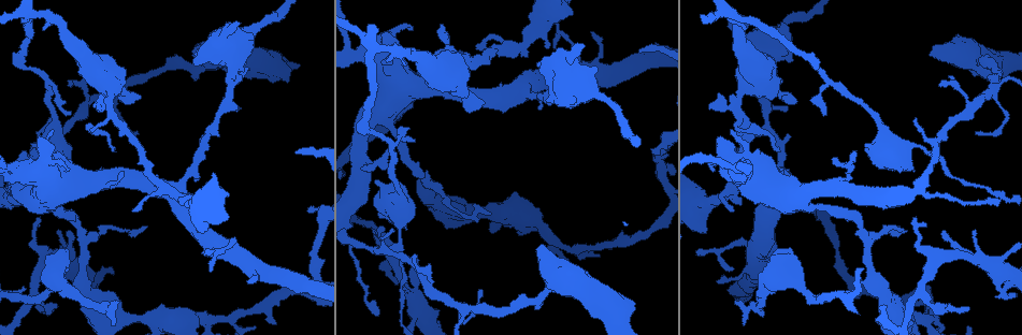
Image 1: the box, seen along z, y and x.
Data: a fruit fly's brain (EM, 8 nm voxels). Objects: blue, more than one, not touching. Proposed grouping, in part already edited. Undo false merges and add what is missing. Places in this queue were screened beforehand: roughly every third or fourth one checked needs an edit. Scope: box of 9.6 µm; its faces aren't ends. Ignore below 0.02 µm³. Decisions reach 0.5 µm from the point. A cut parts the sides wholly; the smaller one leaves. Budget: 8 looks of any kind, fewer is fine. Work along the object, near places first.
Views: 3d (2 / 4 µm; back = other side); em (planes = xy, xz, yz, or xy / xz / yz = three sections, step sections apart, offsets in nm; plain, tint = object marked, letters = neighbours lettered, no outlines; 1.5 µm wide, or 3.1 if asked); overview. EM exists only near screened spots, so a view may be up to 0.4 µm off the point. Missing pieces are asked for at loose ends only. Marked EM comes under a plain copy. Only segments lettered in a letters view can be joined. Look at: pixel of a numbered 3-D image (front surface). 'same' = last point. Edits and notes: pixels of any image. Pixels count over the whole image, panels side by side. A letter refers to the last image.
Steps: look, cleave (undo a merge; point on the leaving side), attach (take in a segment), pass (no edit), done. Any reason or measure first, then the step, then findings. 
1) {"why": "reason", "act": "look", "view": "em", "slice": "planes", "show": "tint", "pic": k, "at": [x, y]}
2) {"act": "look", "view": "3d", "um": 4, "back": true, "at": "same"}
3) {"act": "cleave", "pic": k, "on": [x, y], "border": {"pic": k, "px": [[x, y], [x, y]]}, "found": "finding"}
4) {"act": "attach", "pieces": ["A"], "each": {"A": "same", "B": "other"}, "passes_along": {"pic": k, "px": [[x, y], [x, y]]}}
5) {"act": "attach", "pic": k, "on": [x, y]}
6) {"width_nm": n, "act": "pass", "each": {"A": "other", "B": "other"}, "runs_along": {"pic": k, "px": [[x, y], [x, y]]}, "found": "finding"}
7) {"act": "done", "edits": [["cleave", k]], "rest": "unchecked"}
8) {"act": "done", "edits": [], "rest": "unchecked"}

{"why": "thin end", "act": "look", "view": "3d", "um": 4, "pic": 1, "at": [124, 174]}

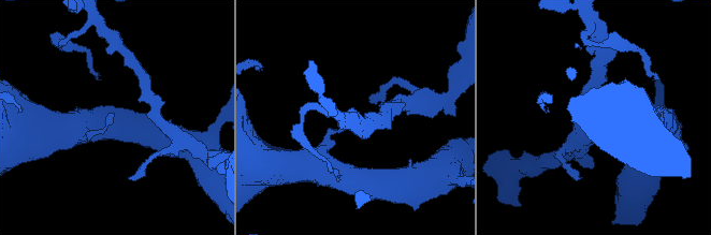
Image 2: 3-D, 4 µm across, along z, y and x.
{"why": "now the EM", "act": "look", "view": "em", "slice": "planes", "show": "letters", "pic": 2, "at": [114, 113]}

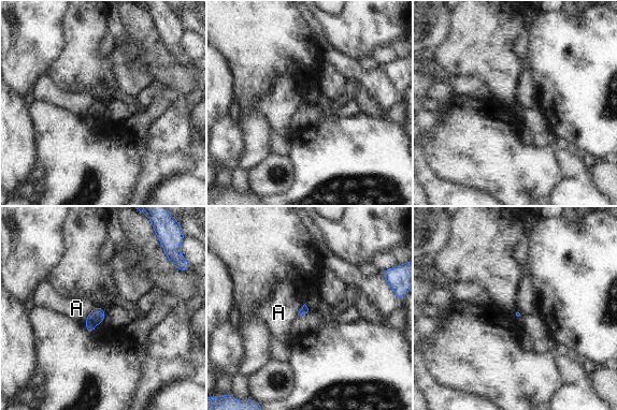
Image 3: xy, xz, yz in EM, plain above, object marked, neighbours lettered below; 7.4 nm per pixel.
{"act": "pass", "each": {"A": "other"}, "border": {"pic": 3, "px": [[95, 306], [84, 321]]}, "found": "no lettered segment goes on from it"}

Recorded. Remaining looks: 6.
{"why": "an open end", "act": "look", "view": "em", "slice": "yz", "step": 8, "show": "tint", "pic": 1, "at": [94, 107]}

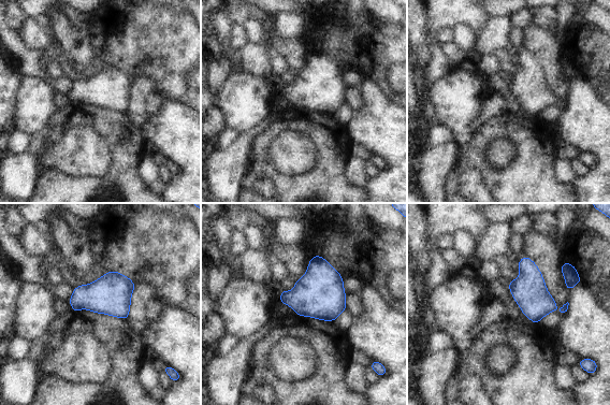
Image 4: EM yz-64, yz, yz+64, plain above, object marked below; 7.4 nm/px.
{"why": "cut it another way", "act": "look", "view": "em", "slice": "planes", "show": "letters", "at": "same"}

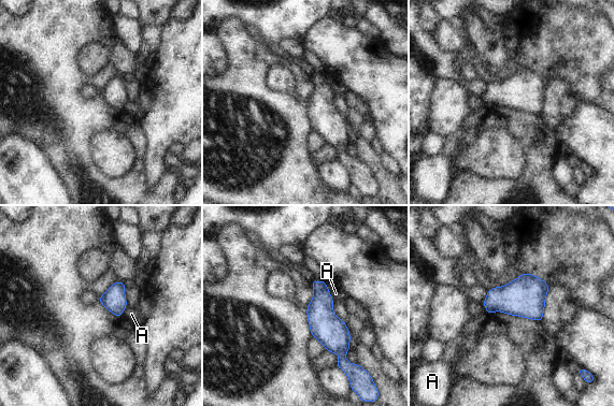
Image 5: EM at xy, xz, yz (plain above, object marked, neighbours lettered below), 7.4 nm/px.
{"act": "pass", "each": {"A": "other"}, "found": "no lettered segment goes on from it"}

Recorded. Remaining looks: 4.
{"act": "look", "view": "3d", "um": 4, "pic": 1, "at": [410, 29]}

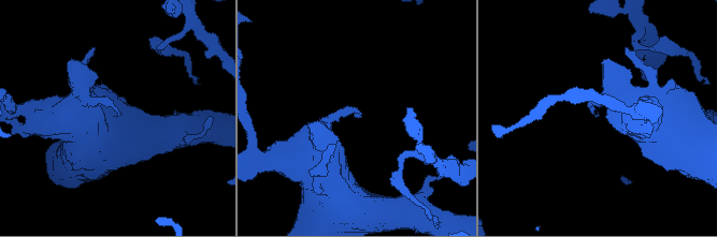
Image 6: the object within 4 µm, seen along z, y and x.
{"act": "look", "view": "em", "slice": "planes", "show": "letters", "pic": 6, "at": [359, 117]}

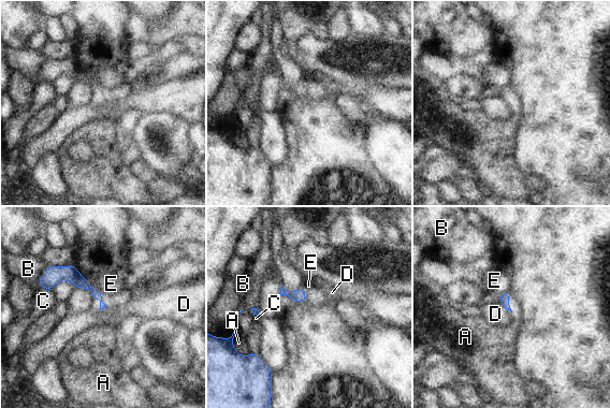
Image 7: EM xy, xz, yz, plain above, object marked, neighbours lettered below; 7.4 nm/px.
{"act": "pass", "each": {"A": "other", "B": "other", "C": "other", "D": "other", "E": "other"}, "runs_along": {"pic": 7, "px": [[53, 271], [70, 273], [99, 296]]}, "found": "none of them fits"}

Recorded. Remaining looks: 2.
{"act": "done", "edits": [], "rest": "unchecked"}

